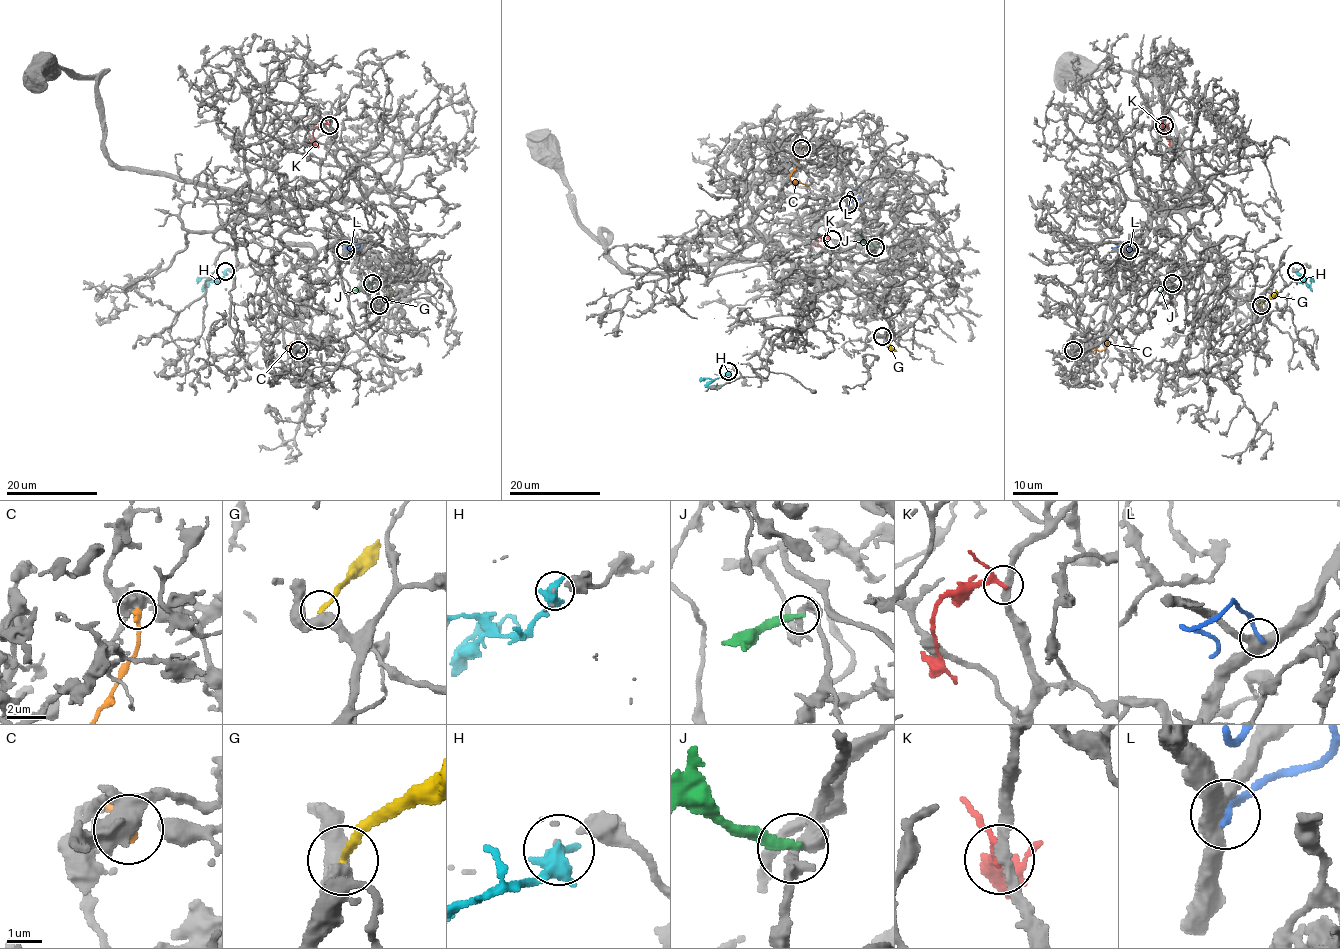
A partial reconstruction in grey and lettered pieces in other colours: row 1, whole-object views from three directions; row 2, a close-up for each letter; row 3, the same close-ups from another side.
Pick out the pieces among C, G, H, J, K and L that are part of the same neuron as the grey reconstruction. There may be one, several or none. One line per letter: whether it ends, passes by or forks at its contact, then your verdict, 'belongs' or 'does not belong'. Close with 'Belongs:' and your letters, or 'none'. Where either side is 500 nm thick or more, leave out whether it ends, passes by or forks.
C: it ends there; does not belong
G: it ends there; does not belong
H: it passes by; does not belong
J: it ends there; does not belong
K: it passes by; does not belong
L: it ends there; does not belong
Belongs: none

